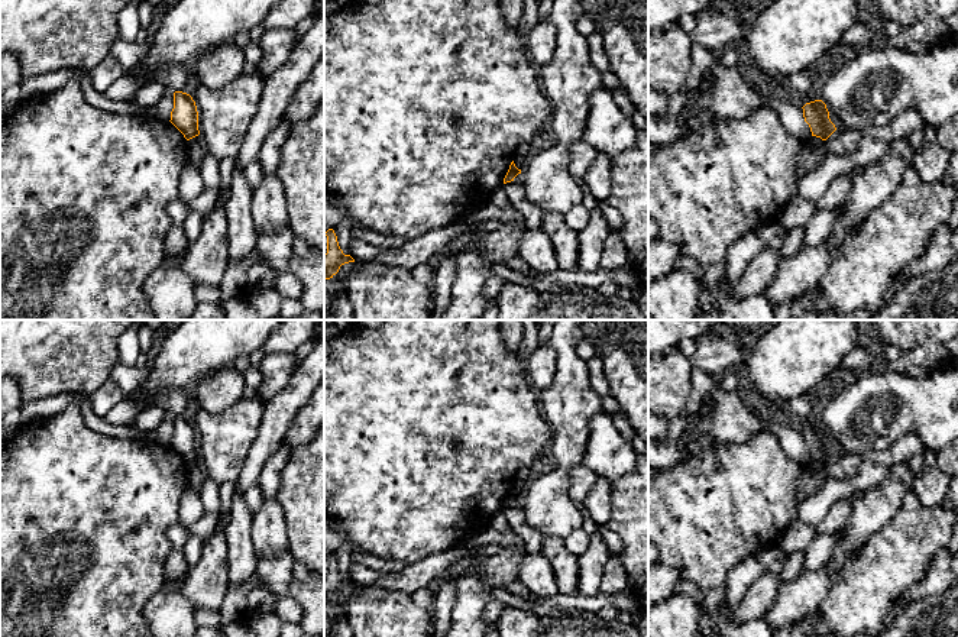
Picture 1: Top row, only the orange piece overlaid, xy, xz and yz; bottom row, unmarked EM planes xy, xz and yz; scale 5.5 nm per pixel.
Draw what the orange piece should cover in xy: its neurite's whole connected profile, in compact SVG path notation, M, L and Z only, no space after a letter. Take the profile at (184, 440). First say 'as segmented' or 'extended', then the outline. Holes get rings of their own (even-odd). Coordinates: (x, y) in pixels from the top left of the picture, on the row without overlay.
as segmented; M182 415L174 417L174 433L169 444L187 465L200 459L198 436L192 421Z

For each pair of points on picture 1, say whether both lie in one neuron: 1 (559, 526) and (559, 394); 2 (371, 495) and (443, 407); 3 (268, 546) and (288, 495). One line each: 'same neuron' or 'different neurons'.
1: same neuron
2: same neuron
3: different neurons

